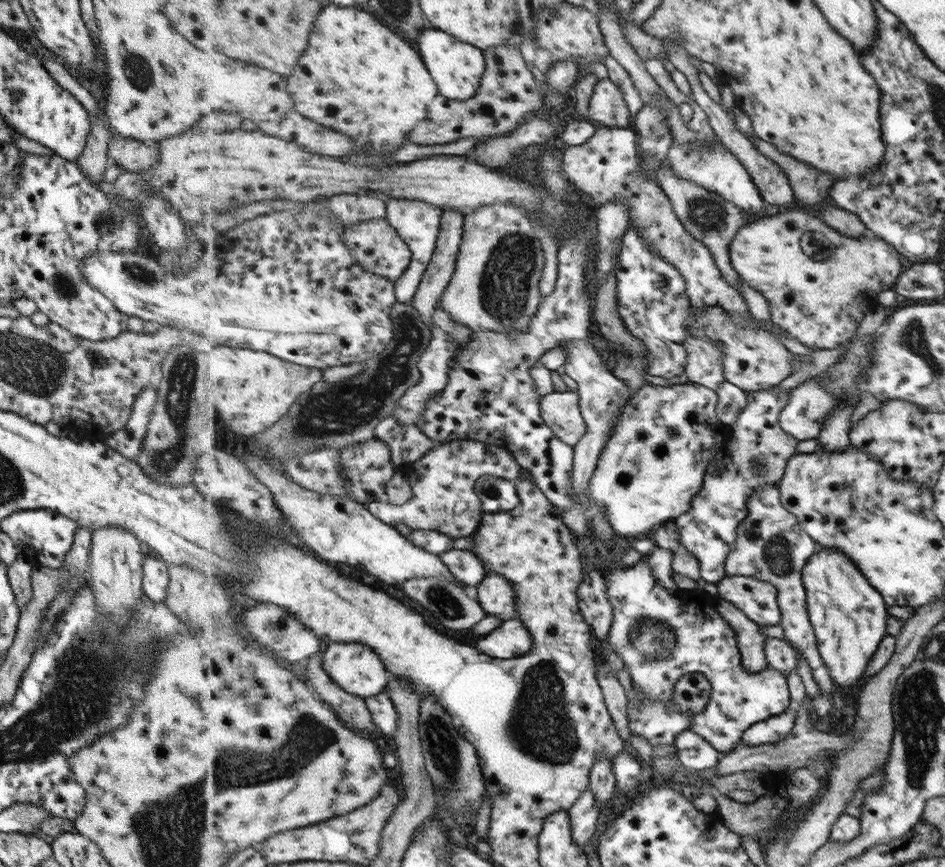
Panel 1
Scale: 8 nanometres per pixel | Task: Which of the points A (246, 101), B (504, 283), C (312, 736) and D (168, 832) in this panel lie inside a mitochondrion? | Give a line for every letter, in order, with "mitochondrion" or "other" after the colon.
A: other
B: mitochondrion
C: mitochondrion
D: mitochondrion

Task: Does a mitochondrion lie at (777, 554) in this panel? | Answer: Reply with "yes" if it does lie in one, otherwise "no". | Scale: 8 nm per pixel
yes

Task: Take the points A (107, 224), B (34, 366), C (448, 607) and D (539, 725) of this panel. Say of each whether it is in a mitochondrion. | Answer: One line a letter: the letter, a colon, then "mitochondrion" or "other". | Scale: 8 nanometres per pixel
A: mitochondrion
B: mitochondrion
C: mitochondrion
D: mitochondrion

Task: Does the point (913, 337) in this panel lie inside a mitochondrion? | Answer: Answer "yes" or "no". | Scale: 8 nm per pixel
yes

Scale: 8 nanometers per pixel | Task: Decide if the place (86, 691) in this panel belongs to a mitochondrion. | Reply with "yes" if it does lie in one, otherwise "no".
yes

